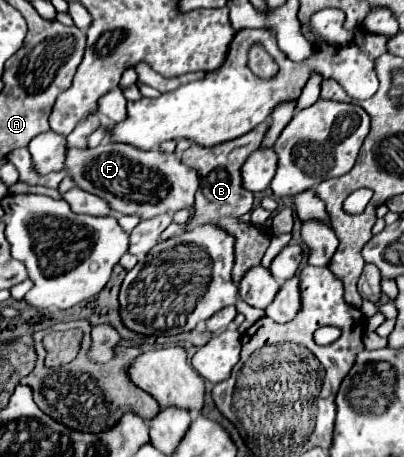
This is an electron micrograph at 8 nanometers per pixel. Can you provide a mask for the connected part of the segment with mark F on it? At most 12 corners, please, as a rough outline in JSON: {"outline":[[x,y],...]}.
{"outline":[[122,143],[66,151],[74,183],[122,215],[194,203],[176,153]]}

